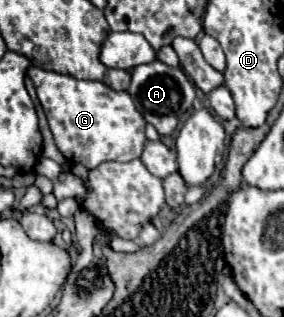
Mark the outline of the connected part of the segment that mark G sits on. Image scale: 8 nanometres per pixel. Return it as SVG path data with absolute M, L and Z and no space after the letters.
M36 66L28 68L28 76L36 86L56 146L70 164L80 162L90 170L106 160L128 162L140 158L146 144L146 120L136 110L128 92L116 92L102 82L76 80Z

